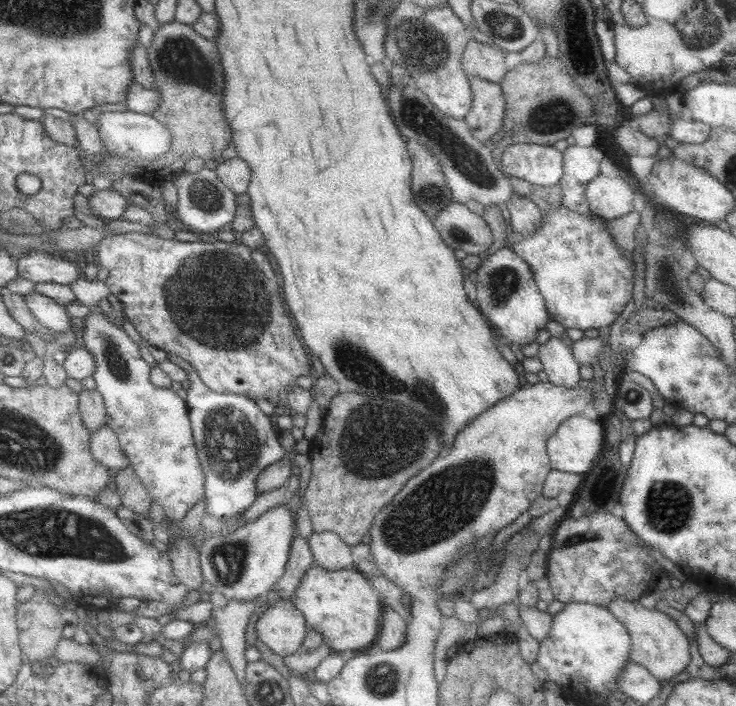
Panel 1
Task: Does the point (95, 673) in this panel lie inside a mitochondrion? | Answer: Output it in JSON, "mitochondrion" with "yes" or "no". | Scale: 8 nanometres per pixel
{"mitochondrion":"no"}

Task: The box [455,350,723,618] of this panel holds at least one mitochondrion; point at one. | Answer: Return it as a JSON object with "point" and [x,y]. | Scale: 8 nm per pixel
{"point":[667,517]}

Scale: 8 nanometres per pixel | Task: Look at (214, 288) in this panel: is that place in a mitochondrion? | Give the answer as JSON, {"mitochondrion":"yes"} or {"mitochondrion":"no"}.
{"mitochondrion":"yes"}

